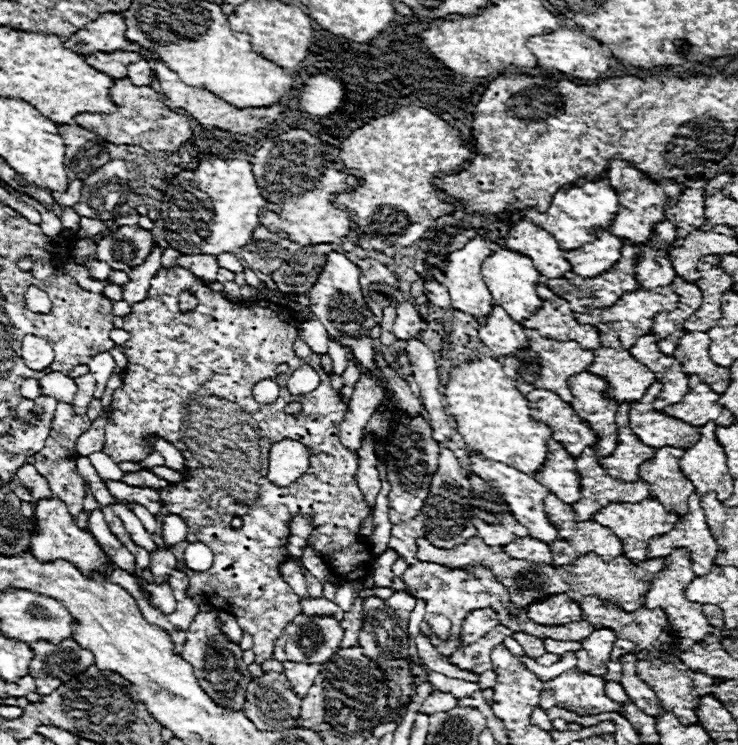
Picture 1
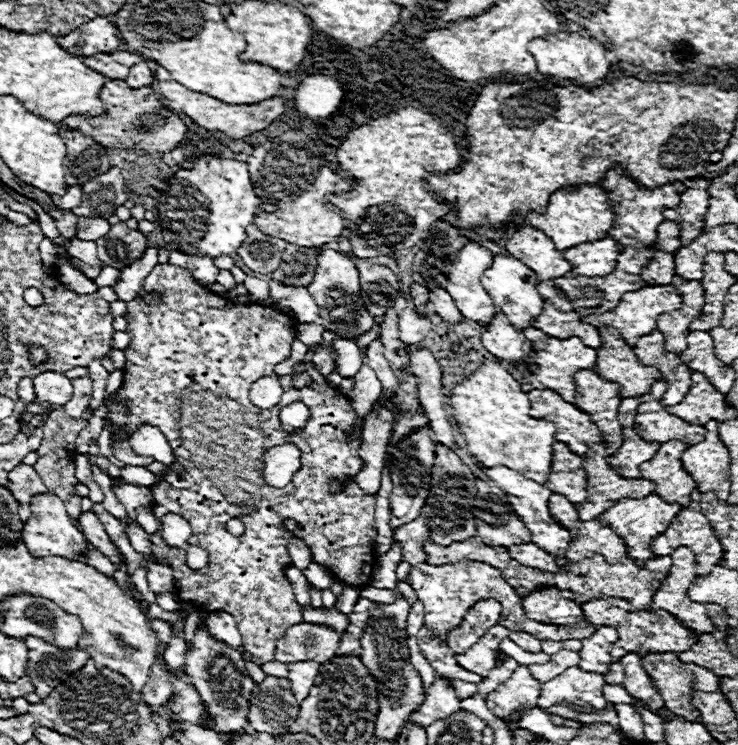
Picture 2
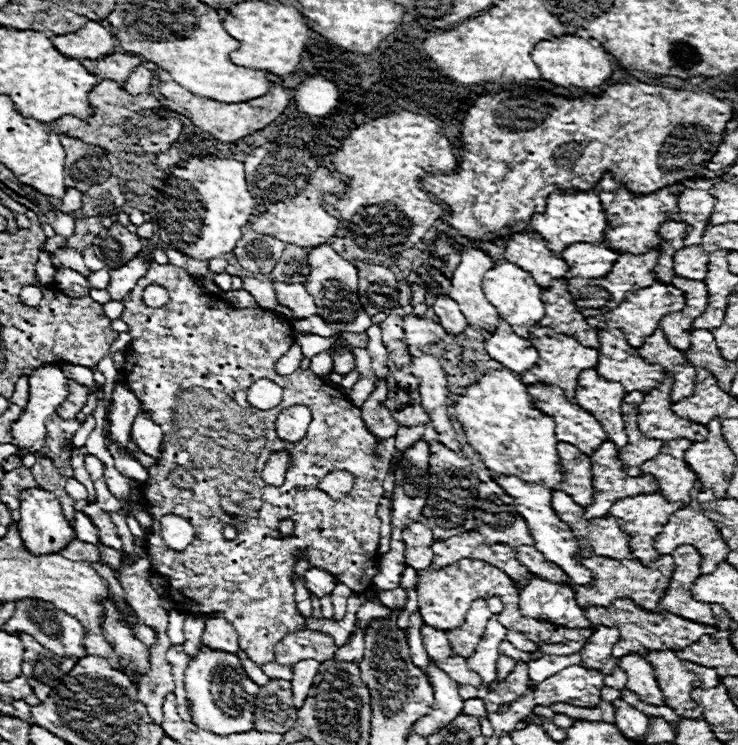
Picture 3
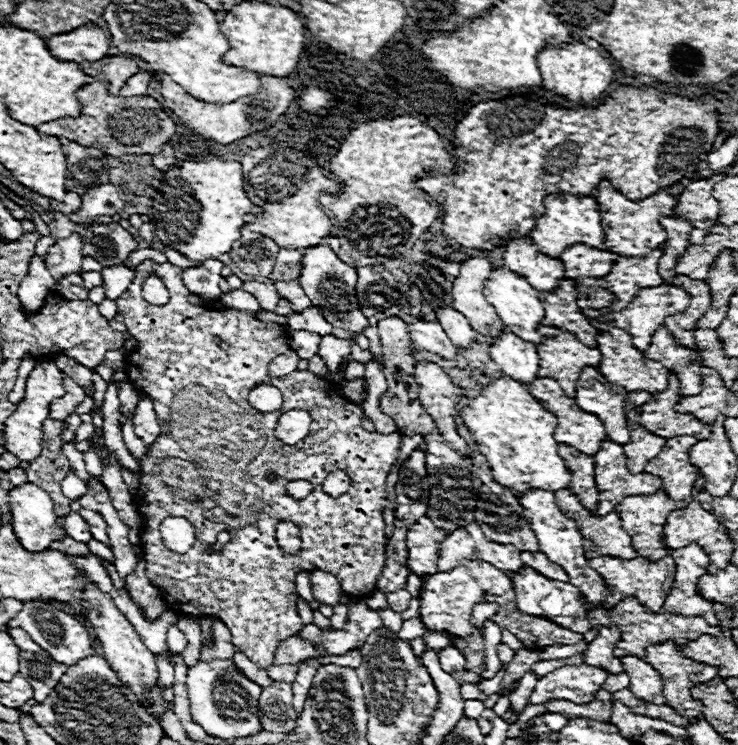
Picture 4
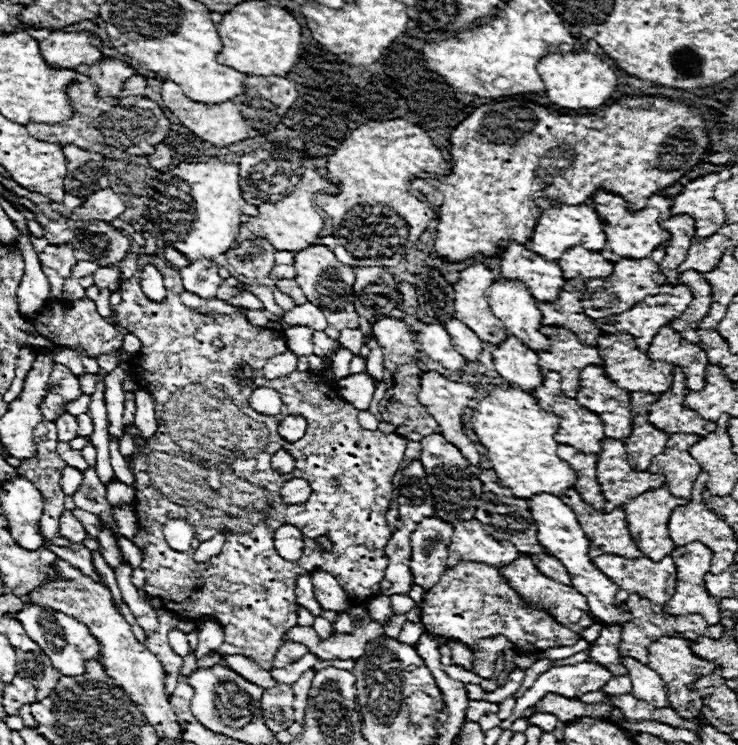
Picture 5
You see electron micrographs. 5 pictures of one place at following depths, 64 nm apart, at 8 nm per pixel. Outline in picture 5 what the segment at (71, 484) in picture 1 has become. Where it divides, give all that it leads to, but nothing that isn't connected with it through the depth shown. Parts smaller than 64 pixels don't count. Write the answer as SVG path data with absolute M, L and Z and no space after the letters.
M48 420L40 422L40 424L36 426L34 436L36 436L38 454L36 454L34 458L30 458L30 460L22 460L22 464L18 466L18 472L20 472L20 476L24 476L26 480L30 480L30 482L42 492L42 496L44 496L44 516L42 516L42 520L40 520L40 530L42 530L42 534L46 536L46 544L48 544L48 540L52 540L54 536L58 536L58 520L60 520L62 512L66 510L66 508L64 508L64 498L66 498L66 496L64 496L64 492L62 492L62 488L60 488L60 478L62 478L62 470L64 470L68 464L66 464L66 462L60 458L60 454L56 452L58 432L56 432L56 424L54 424L54 422L48 422Z

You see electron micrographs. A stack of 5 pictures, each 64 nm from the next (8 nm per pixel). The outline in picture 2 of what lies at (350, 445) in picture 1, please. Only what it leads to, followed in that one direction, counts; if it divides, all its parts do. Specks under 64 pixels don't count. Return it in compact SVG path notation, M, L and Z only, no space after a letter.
M364 364L362 370L354 376L354 388L350 392L346 392L346 398L358 416L358 420L356 420L358 430L362 430L366 414L372 410L372 406L380 398L380 394L382 394L380 380L376 378L374 370L370 370Z

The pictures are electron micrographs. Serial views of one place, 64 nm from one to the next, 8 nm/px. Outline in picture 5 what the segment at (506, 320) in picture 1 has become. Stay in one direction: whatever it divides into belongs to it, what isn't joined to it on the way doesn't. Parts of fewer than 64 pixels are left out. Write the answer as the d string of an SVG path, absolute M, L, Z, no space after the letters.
M508 336L504 344L498 344L492 352L492 358L496 372L508 384L524 388L526 392L532 392L544 380L544 374L538 366L538 354L514 336Z

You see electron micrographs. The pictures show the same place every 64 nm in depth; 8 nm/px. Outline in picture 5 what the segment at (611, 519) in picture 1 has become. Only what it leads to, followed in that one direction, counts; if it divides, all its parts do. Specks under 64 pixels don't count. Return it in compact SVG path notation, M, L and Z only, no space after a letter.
M660 486L656 490L644 492L644 494L632 498L632 500L628 500L622 506L624 508L624 514L628 516L628 530L632 532L632 538L636 540L636 546L650 560L662 560L664 556L668 556L674 550L672 540L668 536L668 518L672 514L672 510L676 506L680 506L680 504L686 504L686 500L672 496L666 486Z

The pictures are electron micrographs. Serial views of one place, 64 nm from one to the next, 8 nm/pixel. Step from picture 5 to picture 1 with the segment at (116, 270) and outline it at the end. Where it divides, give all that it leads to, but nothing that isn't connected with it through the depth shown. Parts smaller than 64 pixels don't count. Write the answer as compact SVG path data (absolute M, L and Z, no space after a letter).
M156 246L152 250L152 254L148 256L148 262L142 264L142 266L136 266L130 270L130 282L126 286L122 286L122 294L124 294L124 300L128 304L134 304L134 302L142 302L146 296L148 296L148 290L150 290L150 280L158 274L158 270L162 268L160 264L160 258L162 258L162 248Z

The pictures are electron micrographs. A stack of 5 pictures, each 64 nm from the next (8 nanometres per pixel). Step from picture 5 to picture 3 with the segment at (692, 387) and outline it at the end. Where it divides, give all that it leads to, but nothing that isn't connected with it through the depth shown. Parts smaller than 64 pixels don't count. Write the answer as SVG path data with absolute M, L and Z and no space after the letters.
M658 328L644 344L638 348L640 356L648 360L650 364L660 364L670 378L674 378L672 386L672 402L684 400L684 396L690 396L694 392L694 376L696 368L686 362L684 352L672 348L666 340L666 334Z

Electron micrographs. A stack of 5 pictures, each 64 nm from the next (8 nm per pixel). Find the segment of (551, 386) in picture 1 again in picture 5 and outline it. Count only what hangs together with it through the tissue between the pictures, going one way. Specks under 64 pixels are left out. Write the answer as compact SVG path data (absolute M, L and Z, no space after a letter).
M540 326L540 332L552 340L550 352L538 352L540 356L540 370L542 372L558 372L562 376L562 392L568 398L574 398L580 388L580 368L586 368L590 364L602 364L602 358L598 354L598 348L584 346L576 348L574 344L580 344L576 334L572 334L566 328L556 326Z

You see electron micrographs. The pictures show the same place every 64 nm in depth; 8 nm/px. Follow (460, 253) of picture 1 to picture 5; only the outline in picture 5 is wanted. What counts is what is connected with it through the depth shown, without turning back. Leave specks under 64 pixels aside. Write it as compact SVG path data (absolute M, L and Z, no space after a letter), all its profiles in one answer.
M482 262L464 268L454 284L454 312L472 332L476 332L476 336L480 336L480 340L500 344L508 334L486 302L486 290L490 288L492 278L492 270Z

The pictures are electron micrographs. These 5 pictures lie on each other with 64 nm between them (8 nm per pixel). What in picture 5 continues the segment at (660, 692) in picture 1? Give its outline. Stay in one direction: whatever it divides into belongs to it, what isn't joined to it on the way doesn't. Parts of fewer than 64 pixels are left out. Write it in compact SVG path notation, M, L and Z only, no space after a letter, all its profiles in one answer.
M672 636L672 638L660 638L658 642L650 644L648 650L648 666L660 674L660 678L664 680L664 686L668 688L668 704L670 708L674 708L678 712L678 716L694 720L700 716L700 708L702 708L702 698L698 692L690 690L690 684L694 680L698 680L700 676L708 676L716 670L716 664L700 660L698 656L694 656L690 652L690 640L684 640L680 636Z

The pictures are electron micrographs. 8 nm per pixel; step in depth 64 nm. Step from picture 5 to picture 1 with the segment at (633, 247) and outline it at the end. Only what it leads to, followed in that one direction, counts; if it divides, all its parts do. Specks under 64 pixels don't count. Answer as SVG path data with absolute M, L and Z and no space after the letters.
M618 158L610 160L610 166L606 170L606 178L610 180L612 188L616 188L618 196L620 196L620 212L616 212L616 220L612 220L610 232L614 232L618 238L630 240L634 244L644 244L652 234L652 226L656 222L666 220L664 202L666 200L676 202L678 196L682 194L682 188L676 180L664 178L660 182L654 182L646 174L636 170L632 164L628 164L624 160L618 160Z

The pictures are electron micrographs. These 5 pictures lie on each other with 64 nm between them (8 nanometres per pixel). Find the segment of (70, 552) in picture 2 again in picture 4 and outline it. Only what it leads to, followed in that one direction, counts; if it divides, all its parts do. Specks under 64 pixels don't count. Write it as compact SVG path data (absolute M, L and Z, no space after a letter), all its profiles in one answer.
M22 484L10 492L10 504L12 504L12 526L16 530L16 536L20 538L20 544L28 548L28 552L44 552L44 548L50 548L52 542L62 540L64 528L60 518L54 514L54 502L42 488L34 484Z

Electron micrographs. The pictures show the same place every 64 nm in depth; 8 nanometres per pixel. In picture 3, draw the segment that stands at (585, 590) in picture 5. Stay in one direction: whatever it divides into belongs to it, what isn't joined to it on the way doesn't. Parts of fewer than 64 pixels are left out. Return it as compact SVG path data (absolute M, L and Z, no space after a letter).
M492 474L494 482L498 482L504 492L508 496L514 498L514 504L516 504L516 510L522 514L522 518L528 522L528 528L532 532L532 538L534 538L534 546L544 552L544 556L548 556L548 560L552 560L554 564L558 564L576 584L590 584L592 582L592 572L588 572L588 568L584 568L576 554L578 554L578 542L576 542L576 536L572 534L570 526L564 524L552 510L550 506L550 500L552 500L552 490L540 486L540 484L528 484L516 476L496 476Z

